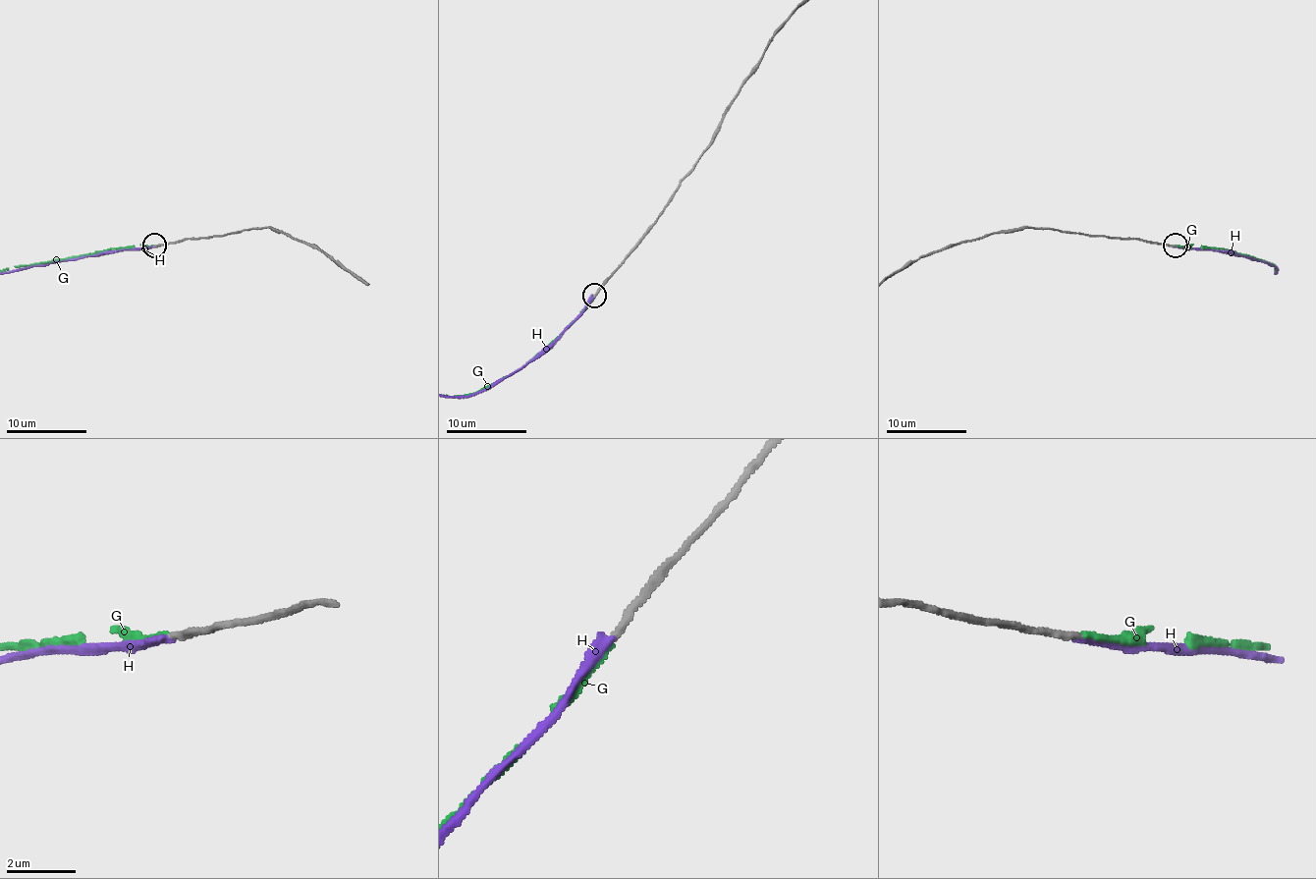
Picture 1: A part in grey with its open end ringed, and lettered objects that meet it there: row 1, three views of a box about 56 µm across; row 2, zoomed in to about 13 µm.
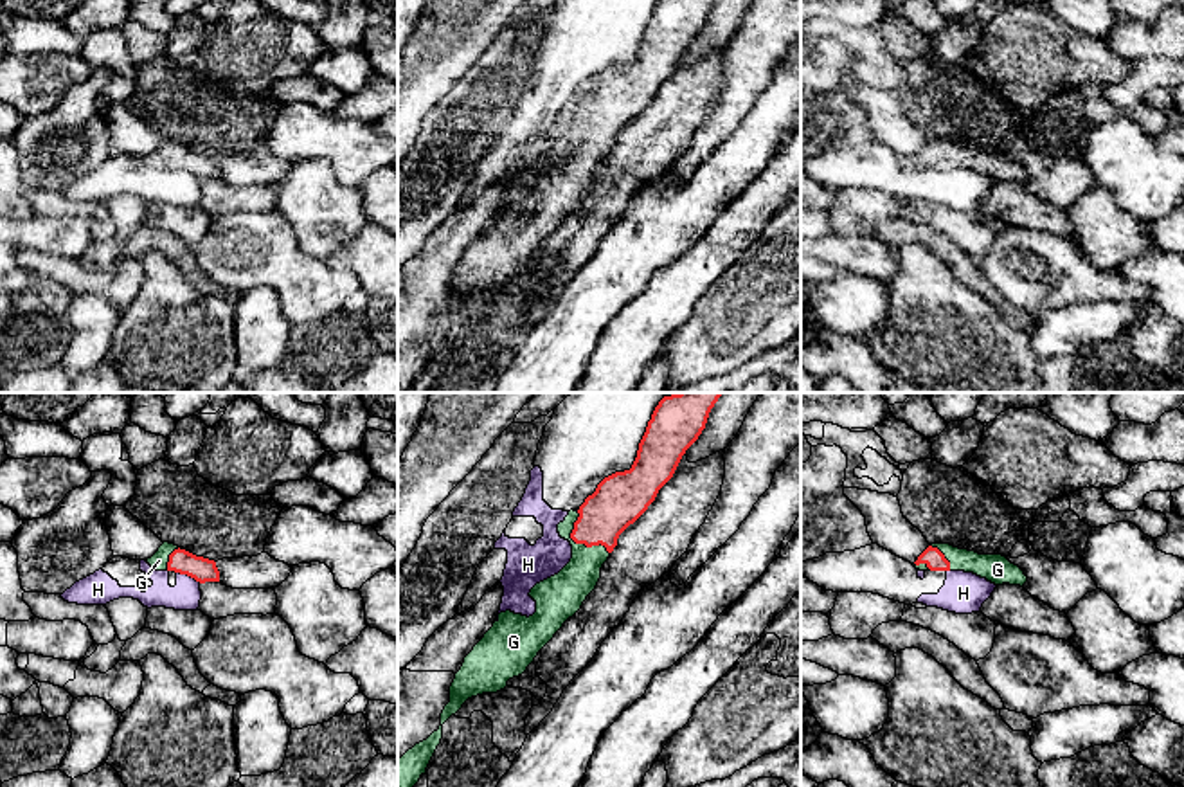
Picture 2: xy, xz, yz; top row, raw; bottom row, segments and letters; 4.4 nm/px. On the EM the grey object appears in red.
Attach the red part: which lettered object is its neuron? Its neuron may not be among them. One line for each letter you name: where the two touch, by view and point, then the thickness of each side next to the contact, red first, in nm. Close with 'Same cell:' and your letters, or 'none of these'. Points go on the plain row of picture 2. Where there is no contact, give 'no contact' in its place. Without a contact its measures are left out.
G: xz (578, 139) | 220/190 nm
Same cell: G

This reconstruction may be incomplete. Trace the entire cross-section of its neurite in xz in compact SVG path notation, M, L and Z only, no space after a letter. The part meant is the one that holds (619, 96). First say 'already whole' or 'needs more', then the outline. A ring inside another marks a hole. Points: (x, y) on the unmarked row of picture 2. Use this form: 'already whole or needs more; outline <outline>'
needs more; outline M659 0L632 65L605 74L579 106L570 106L558 121L560 133L572 142L570 158L531 185L529 193L536 198L533 213L500 209L464 254L450 283L450 299L441 310L439 326L398 357L398 393L410 393L410 385L426 369L441 340L443 321L468 295L497 290L509 276L522 272L563 220L581 205L596 185L619 131L648 106L673 74L682 52L705 25L713 4L714 0Z

